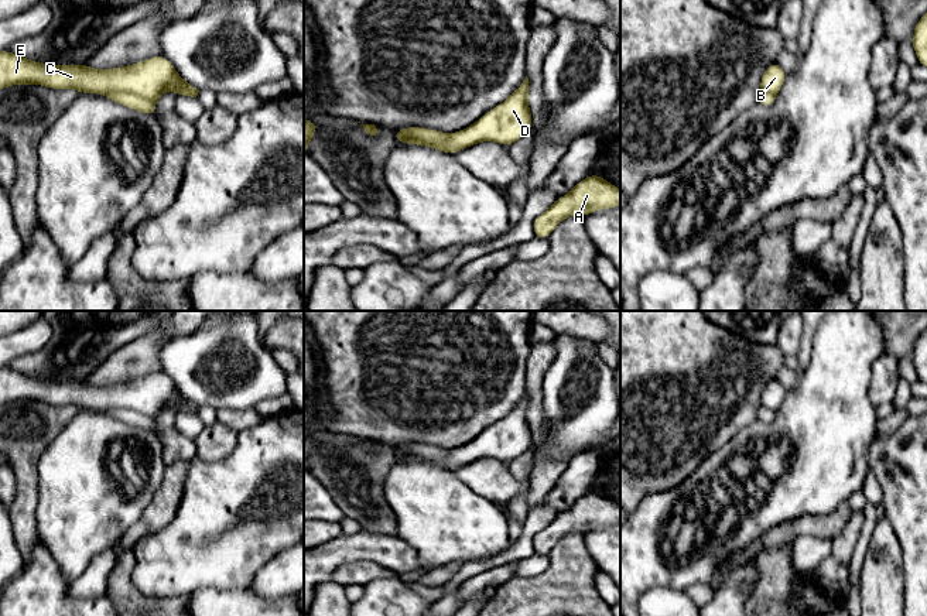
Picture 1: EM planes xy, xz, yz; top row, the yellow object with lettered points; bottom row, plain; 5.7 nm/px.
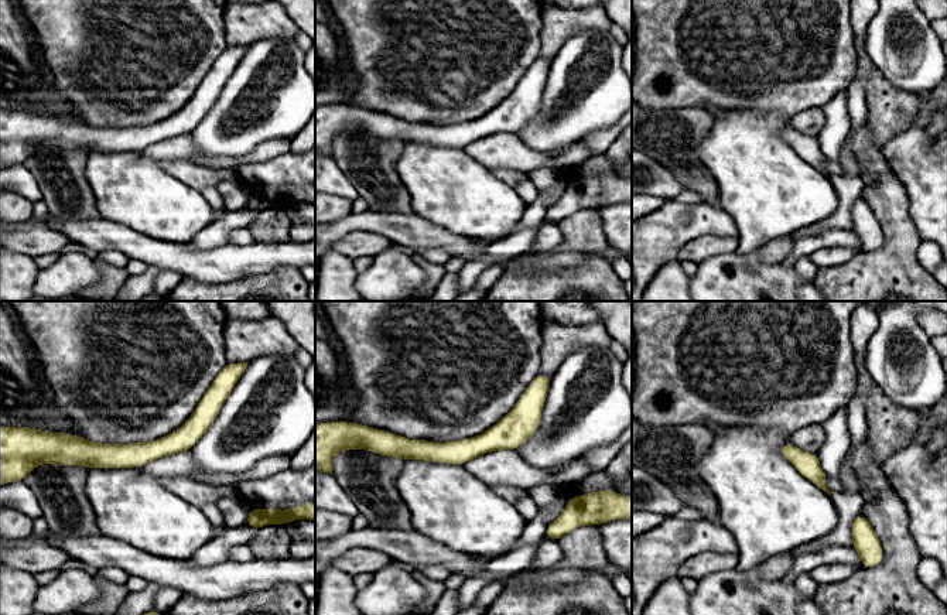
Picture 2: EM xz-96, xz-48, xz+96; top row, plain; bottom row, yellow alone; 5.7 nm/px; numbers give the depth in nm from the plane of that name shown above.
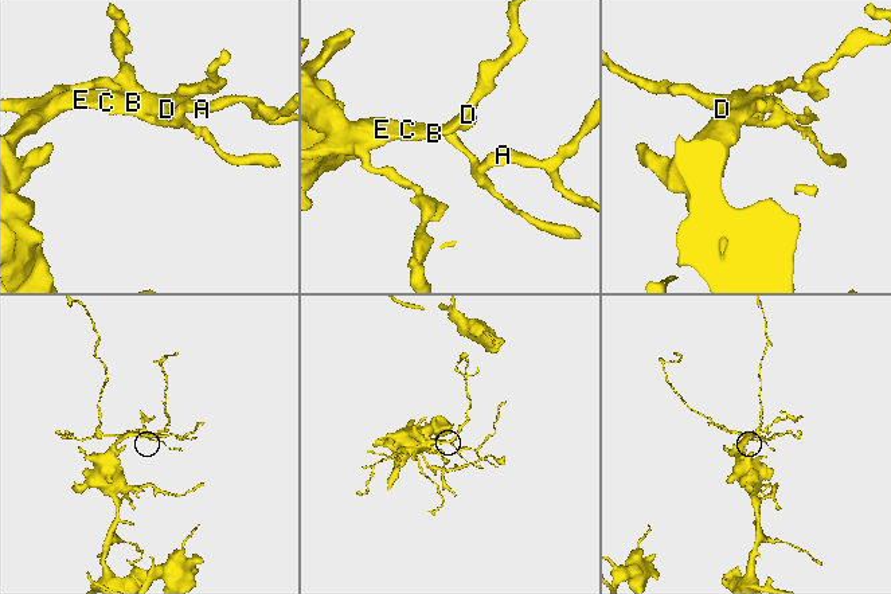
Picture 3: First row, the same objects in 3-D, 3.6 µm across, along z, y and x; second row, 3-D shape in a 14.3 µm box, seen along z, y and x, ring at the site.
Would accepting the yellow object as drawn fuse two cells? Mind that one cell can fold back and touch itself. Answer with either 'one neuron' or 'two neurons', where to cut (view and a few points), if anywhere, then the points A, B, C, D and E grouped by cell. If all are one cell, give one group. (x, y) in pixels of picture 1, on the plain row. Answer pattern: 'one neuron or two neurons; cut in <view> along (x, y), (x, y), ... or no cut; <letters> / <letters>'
two neurons; cut in xz along (397, 448), (428, 459), (444, 459), (450, 454); A / B C D E

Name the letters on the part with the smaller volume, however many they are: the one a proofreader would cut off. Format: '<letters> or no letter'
A

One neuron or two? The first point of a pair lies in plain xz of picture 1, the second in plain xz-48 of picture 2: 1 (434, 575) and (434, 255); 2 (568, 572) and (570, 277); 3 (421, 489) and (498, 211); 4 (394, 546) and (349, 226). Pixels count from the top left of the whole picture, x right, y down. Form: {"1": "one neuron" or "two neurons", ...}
{"1": "one neuron", "2": "one neuron", "3": "one neuron", "4": "one neuron"}

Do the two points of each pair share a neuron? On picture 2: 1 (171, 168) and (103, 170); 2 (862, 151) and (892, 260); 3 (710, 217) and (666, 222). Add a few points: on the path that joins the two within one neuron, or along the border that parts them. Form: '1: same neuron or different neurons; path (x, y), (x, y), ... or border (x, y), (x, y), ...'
1: different neurons; border (159, 163), (170, 174), (191, 187)
2: same neuron; path (885, 178), (888, 200), (892, 208), (892, 233)
3: same neuron; path (698, 219), (687, 228), (677, 224)

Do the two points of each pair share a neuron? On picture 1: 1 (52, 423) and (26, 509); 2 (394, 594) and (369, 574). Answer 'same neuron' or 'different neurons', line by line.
1: same neuron
2: different neurons

